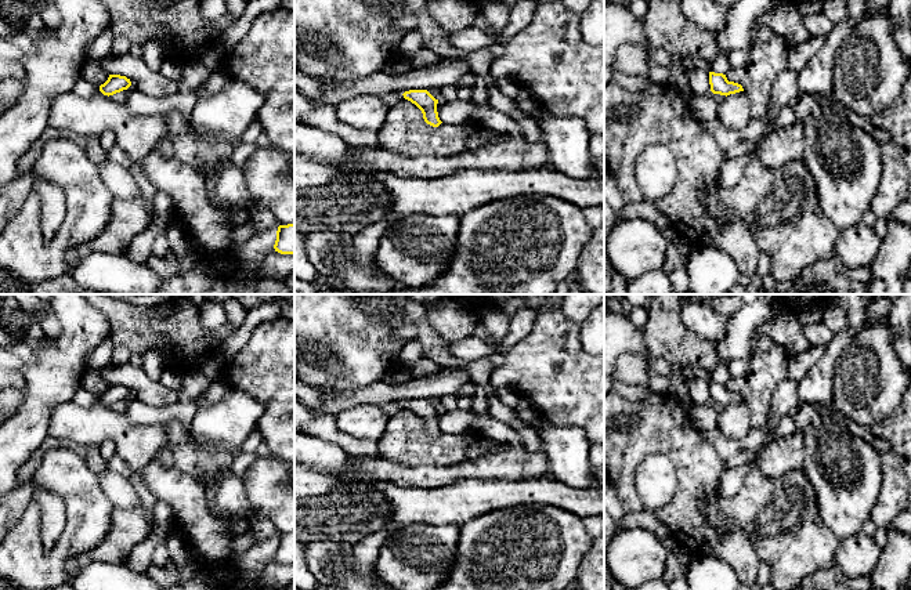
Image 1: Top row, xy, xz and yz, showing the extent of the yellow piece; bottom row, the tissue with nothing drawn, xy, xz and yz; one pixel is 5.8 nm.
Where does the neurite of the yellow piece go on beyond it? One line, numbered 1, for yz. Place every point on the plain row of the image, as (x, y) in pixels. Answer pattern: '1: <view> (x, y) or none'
1: none

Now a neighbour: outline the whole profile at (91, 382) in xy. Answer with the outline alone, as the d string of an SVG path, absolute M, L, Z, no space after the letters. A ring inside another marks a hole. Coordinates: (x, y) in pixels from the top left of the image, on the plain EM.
M84 373L80 379L80 387L93 394L101 395L108 390L109 383L102 380L98 373Z

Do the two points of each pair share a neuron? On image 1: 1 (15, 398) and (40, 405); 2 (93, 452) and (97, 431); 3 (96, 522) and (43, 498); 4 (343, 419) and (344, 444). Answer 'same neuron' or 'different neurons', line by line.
1: different neurons
2: different neurons
3: different neurons
4: different neurons

